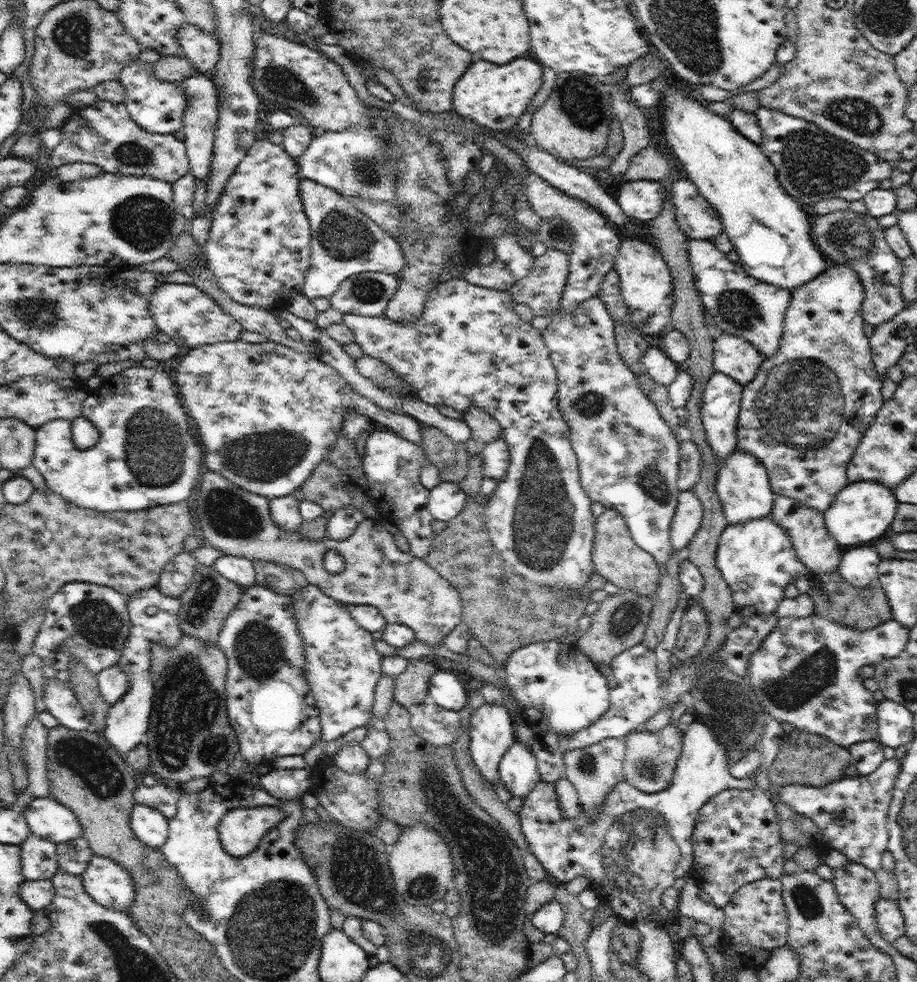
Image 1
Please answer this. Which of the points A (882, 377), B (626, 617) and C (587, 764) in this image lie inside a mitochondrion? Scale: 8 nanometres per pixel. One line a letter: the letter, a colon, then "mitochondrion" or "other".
A: other
B: mitochondrion
C: mitochondrion

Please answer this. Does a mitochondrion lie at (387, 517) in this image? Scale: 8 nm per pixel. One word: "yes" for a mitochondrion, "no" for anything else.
no

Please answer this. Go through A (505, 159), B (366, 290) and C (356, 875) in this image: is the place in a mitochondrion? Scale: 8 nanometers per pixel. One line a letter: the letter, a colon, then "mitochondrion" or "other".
A: other
B: mitochondrion
C: mitochondrion

